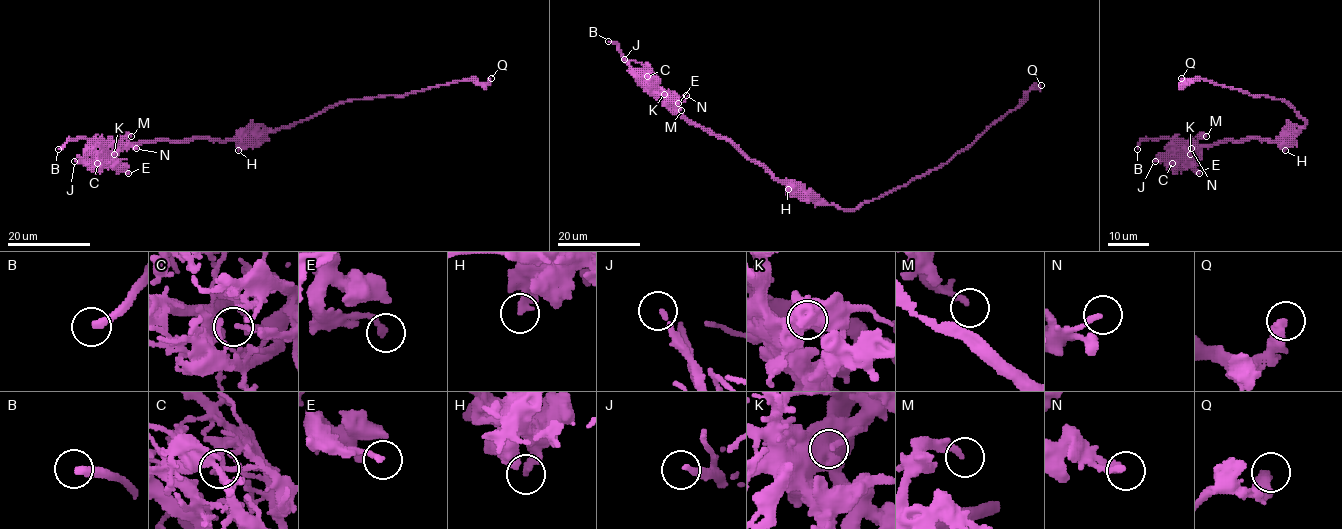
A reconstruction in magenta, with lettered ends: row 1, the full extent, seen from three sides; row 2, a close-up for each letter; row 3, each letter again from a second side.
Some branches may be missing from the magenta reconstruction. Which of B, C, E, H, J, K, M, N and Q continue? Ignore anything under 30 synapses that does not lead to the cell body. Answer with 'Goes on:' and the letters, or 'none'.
Goes on: B

